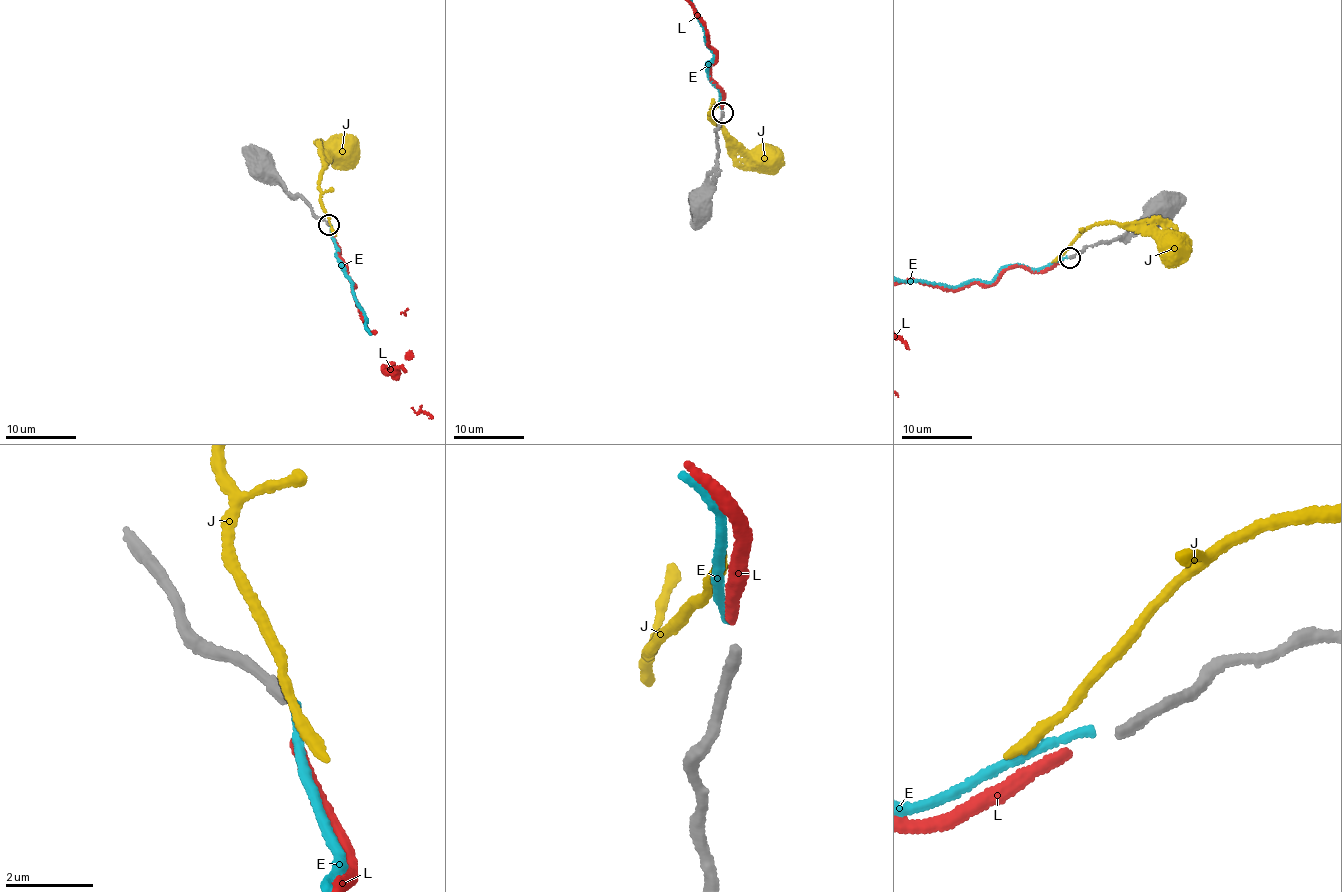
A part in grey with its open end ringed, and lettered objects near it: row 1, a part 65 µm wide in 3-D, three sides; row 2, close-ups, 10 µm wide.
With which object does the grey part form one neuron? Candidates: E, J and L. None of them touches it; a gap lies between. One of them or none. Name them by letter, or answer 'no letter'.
no letter

